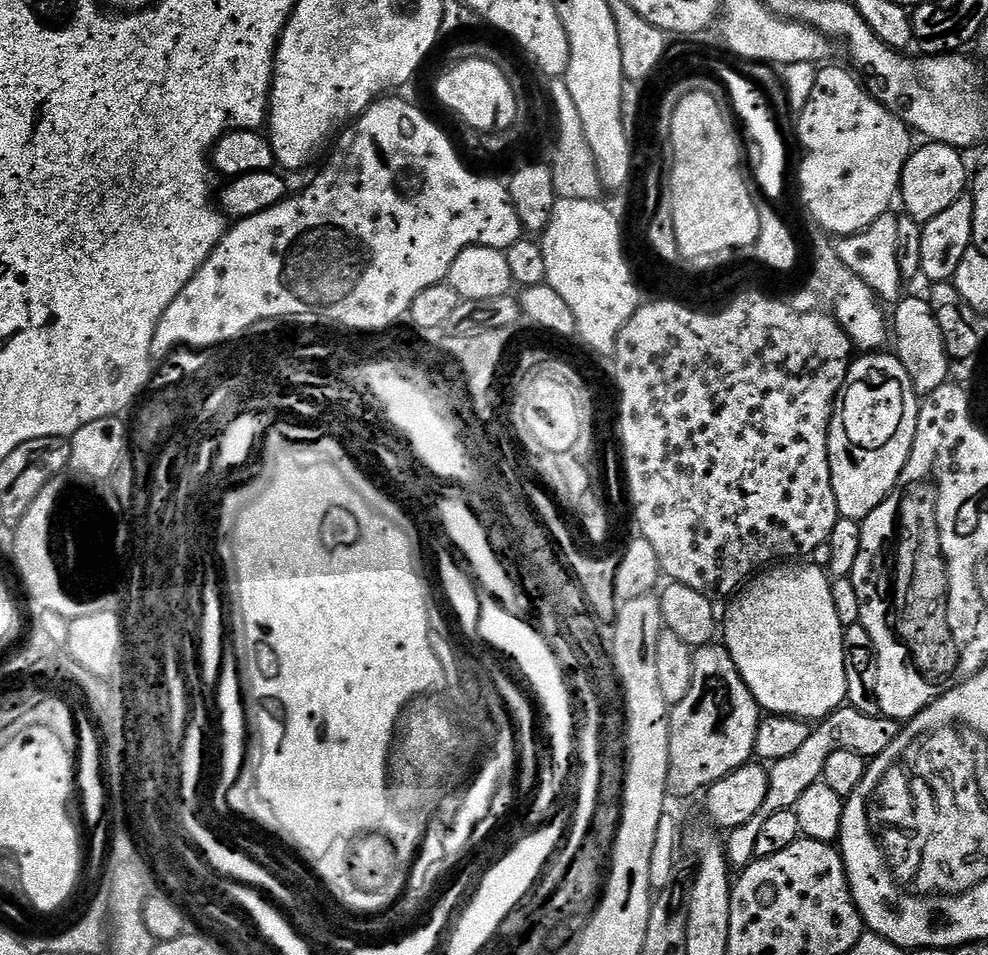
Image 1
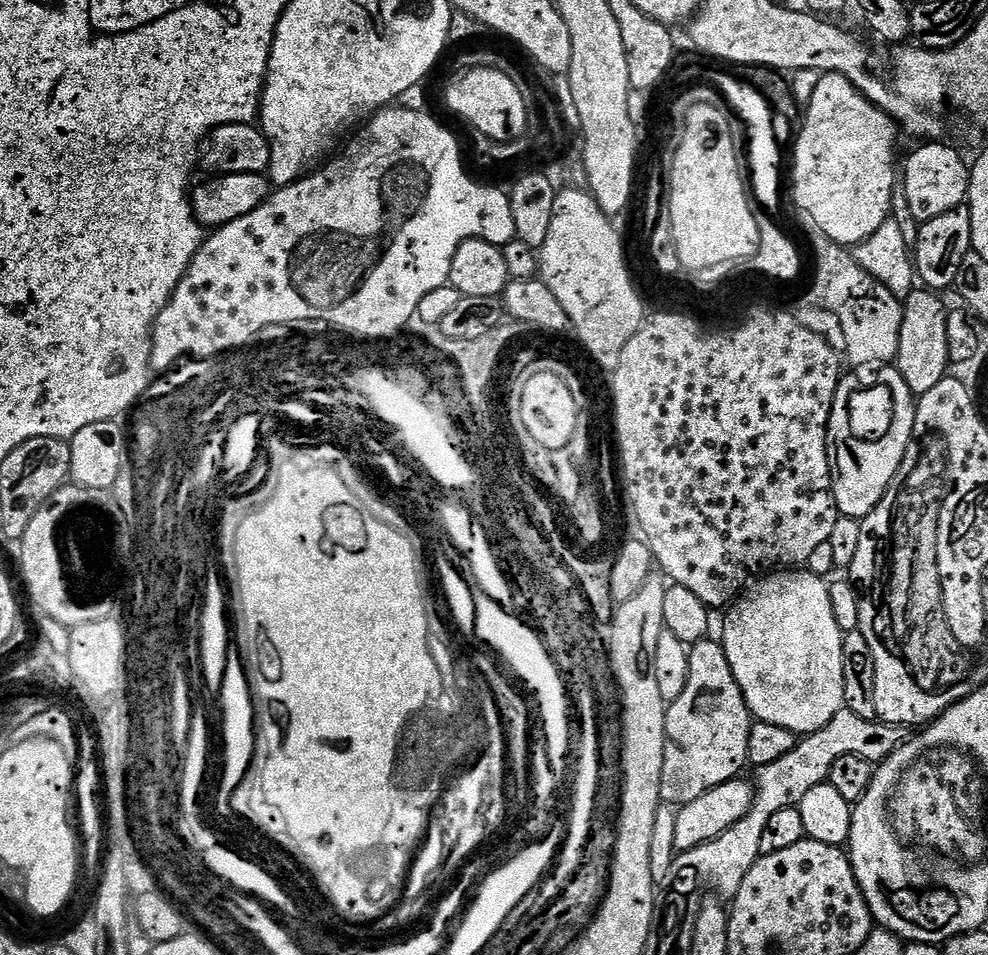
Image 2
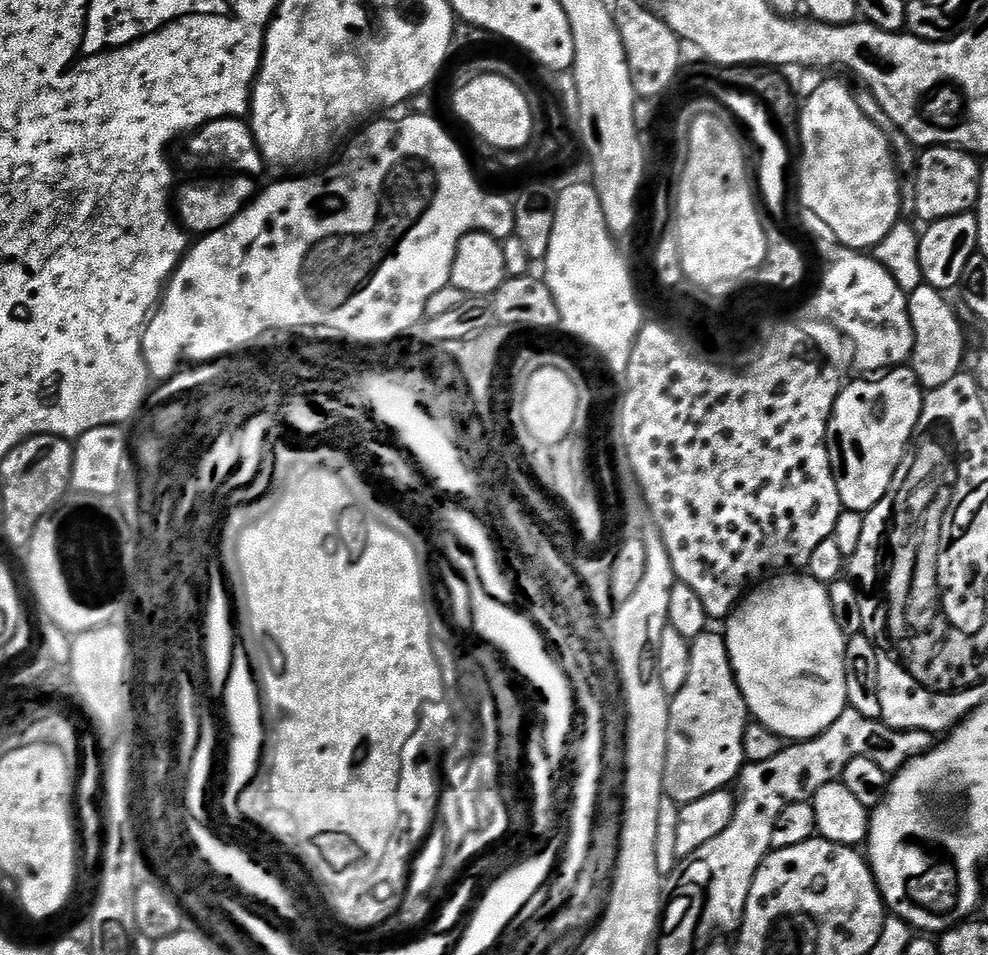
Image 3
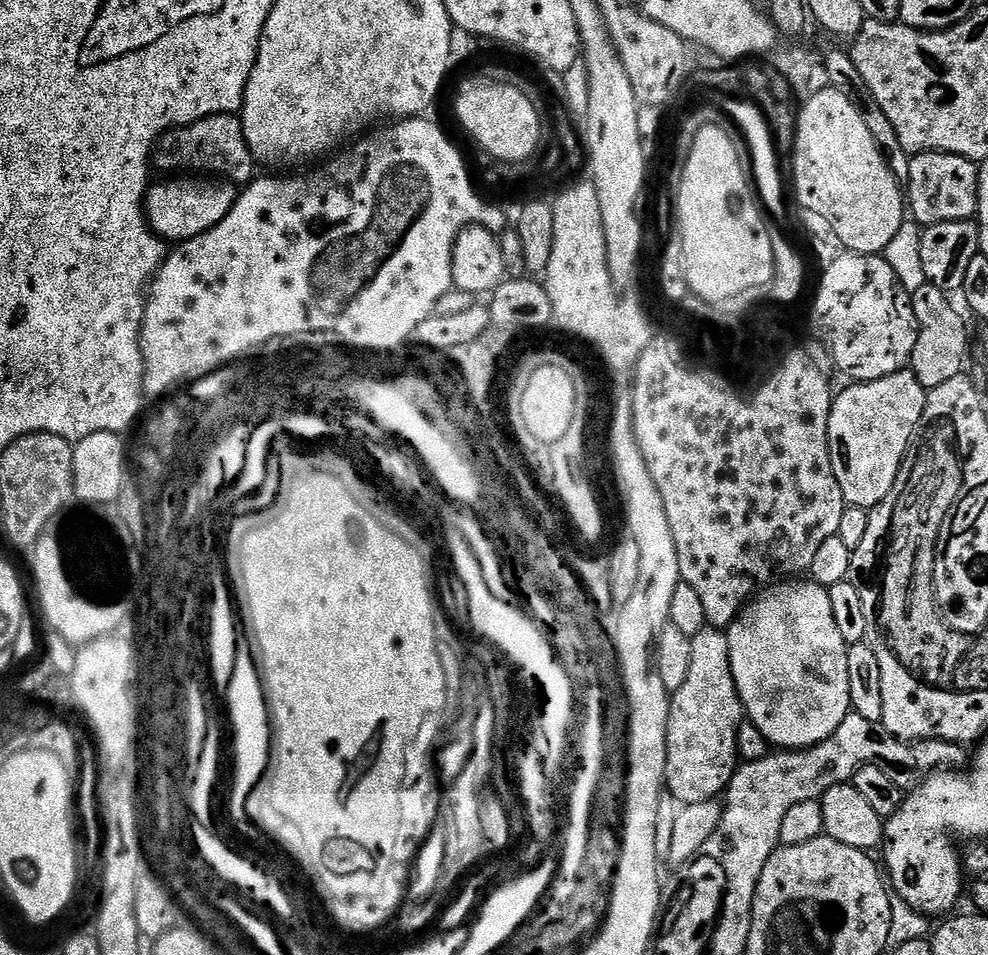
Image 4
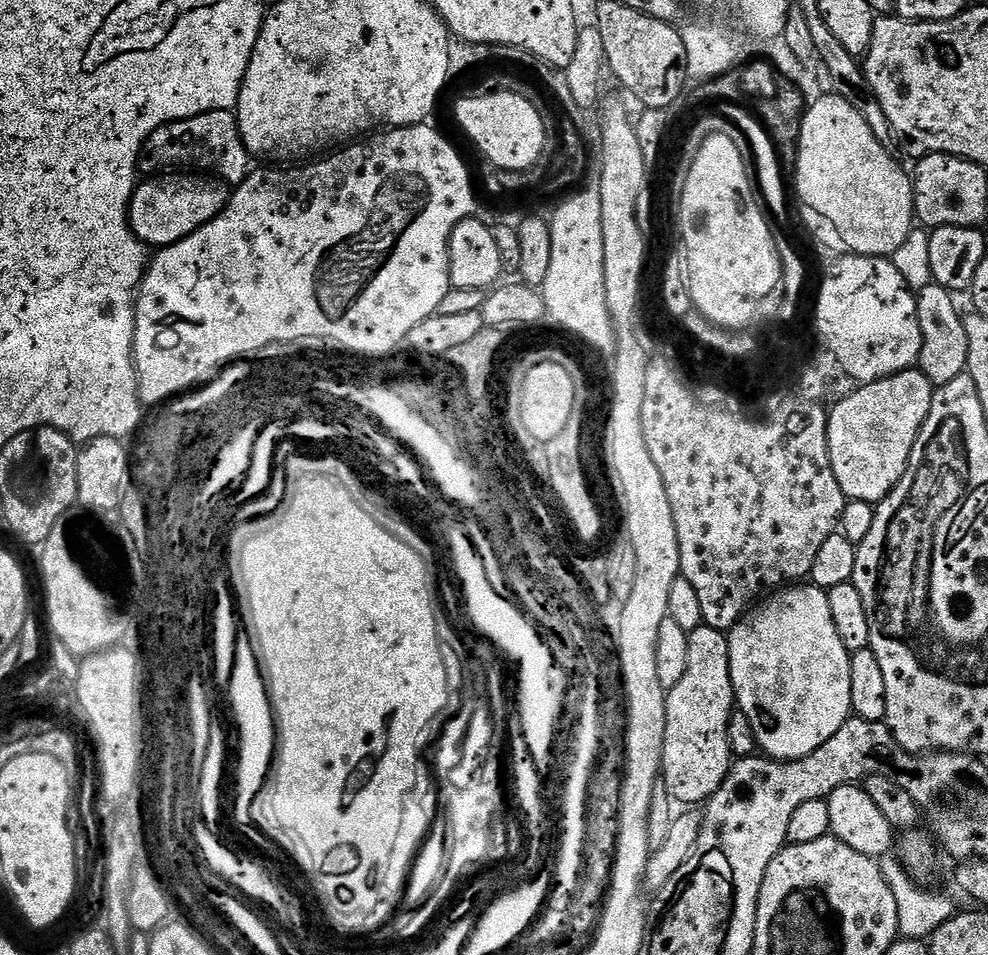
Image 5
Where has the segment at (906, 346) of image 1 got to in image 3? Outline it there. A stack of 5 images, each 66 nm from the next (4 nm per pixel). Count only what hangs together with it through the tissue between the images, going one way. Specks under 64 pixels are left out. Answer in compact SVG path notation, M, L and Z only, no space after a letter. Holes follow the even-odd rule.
M922 283L908 293L910 322L914 330L914 350L910 367L921 389L931 390L950 382L965 367L964 328L945 293Z

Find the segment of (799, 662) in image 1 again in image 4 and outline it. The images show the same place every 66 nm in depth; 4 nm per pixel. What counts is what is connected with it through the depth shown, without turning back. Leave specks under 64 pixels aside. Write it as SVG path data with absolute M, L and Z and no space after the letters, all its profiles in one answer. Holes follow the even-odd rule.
M788 578L783 582L777 582L767 590L761 591L751 602L744 605L736 621L727 628L728 645L730 646L730 662L732 663L732 677L736 683L736 689L740 695L740 703L743 704L747 719L756 729L768 739L769 745L780 750L795 750L797 748L813 748L818 742L830 738L838 726L852 712L850 702L850 670L846 670L846 658L848 657L848 645L845 644L842 634L838 634L838 625L834 623L834 613L830 607L830 594L828 589L821 584L812 583L808 578Z

